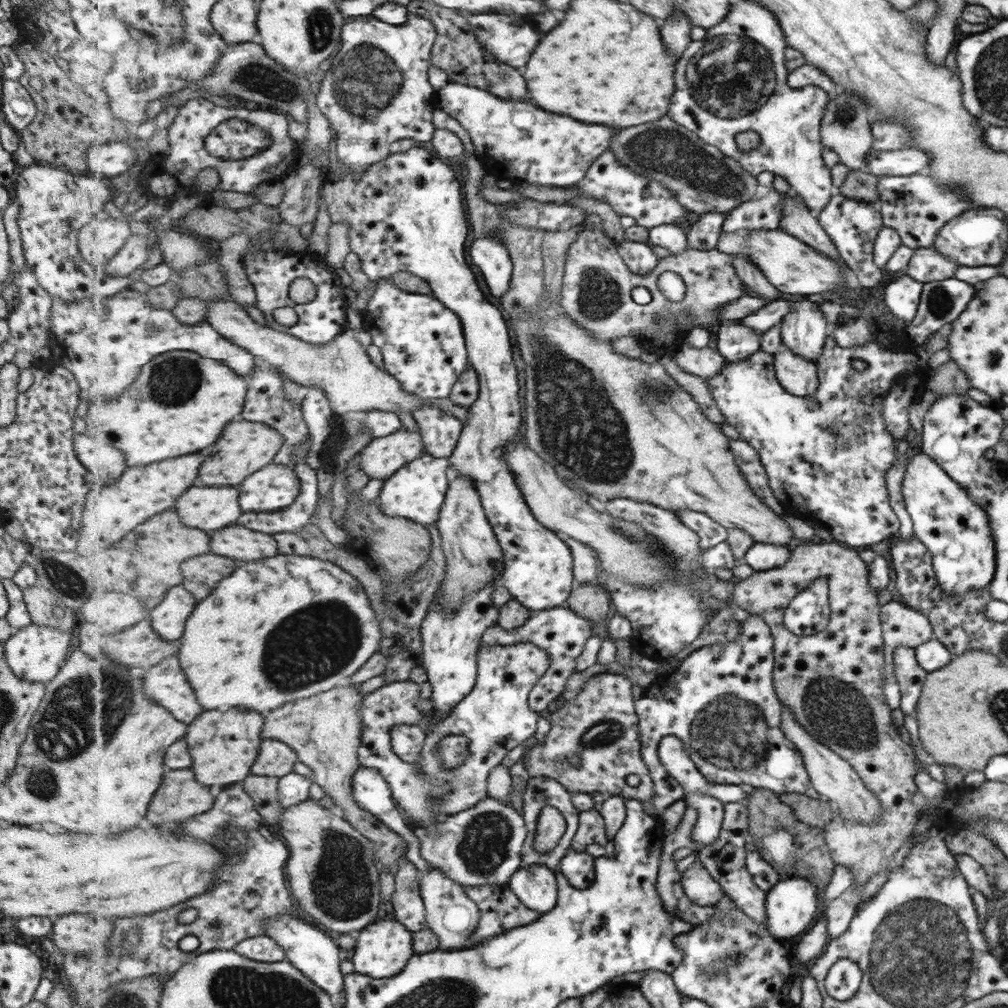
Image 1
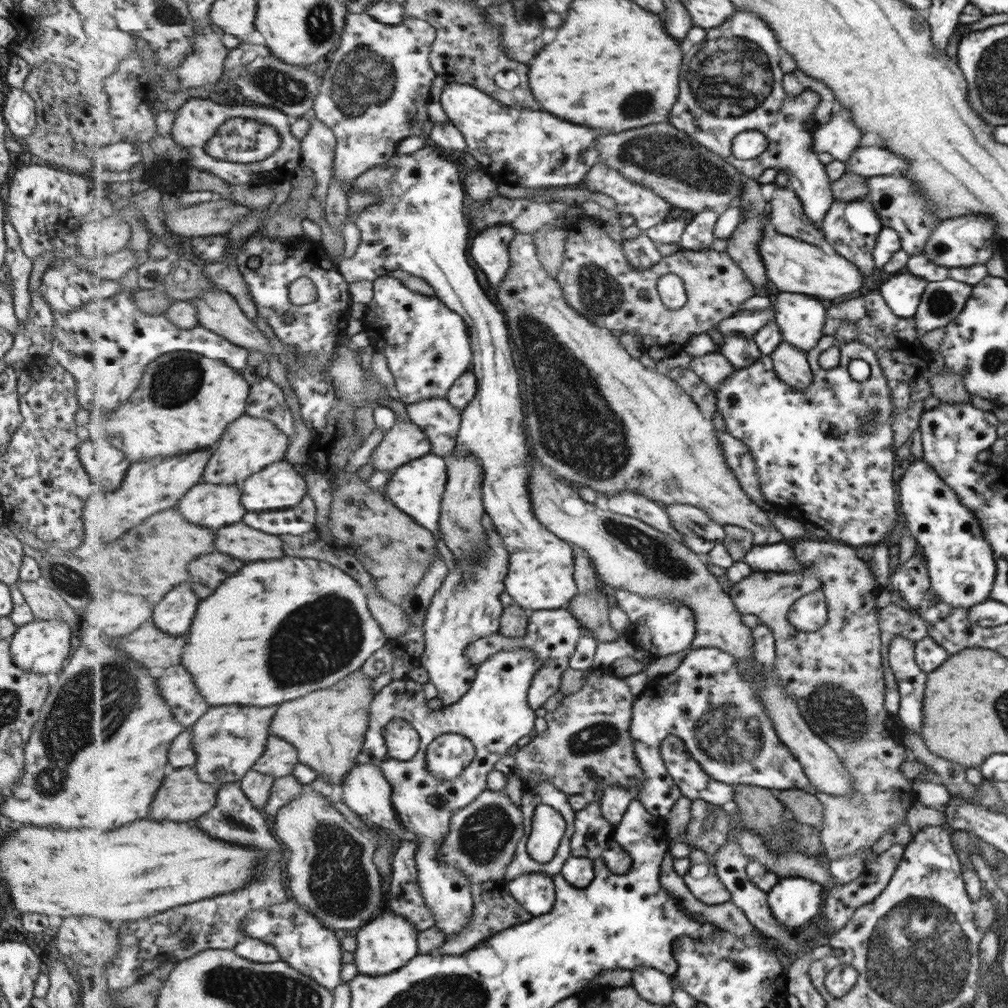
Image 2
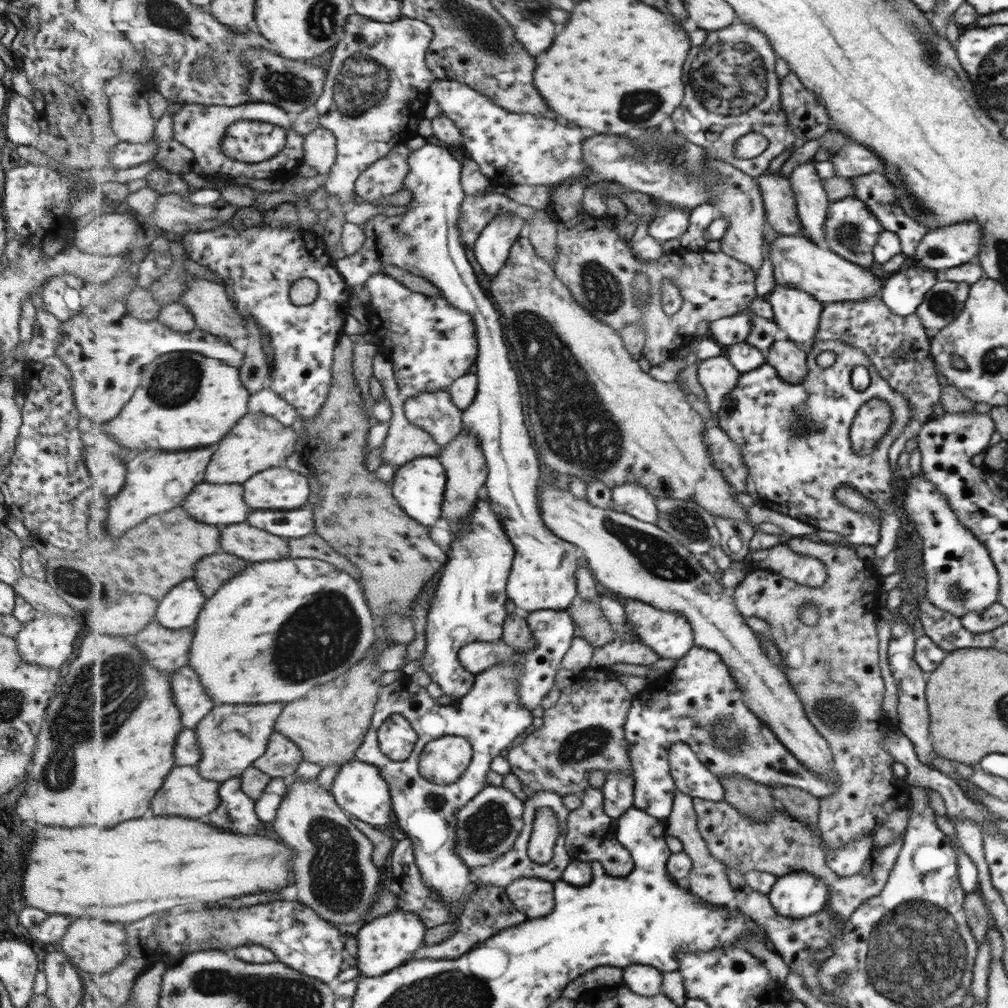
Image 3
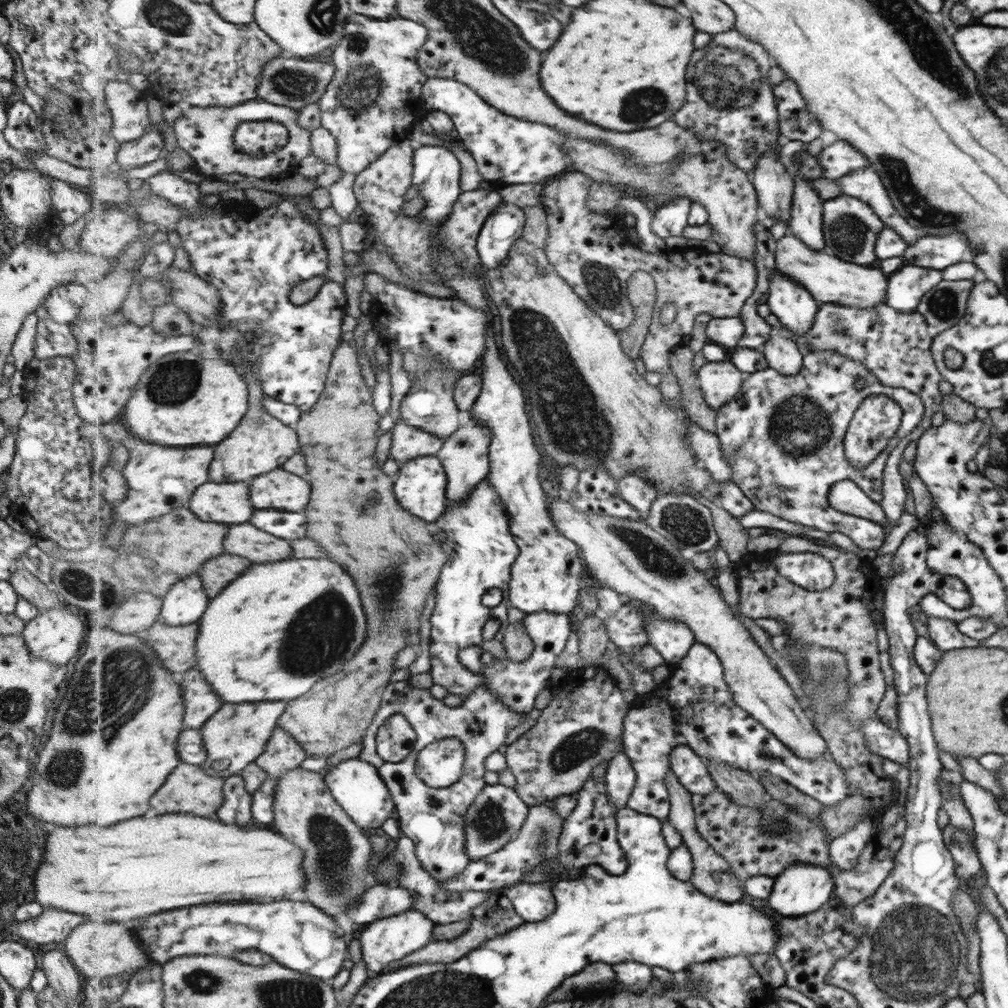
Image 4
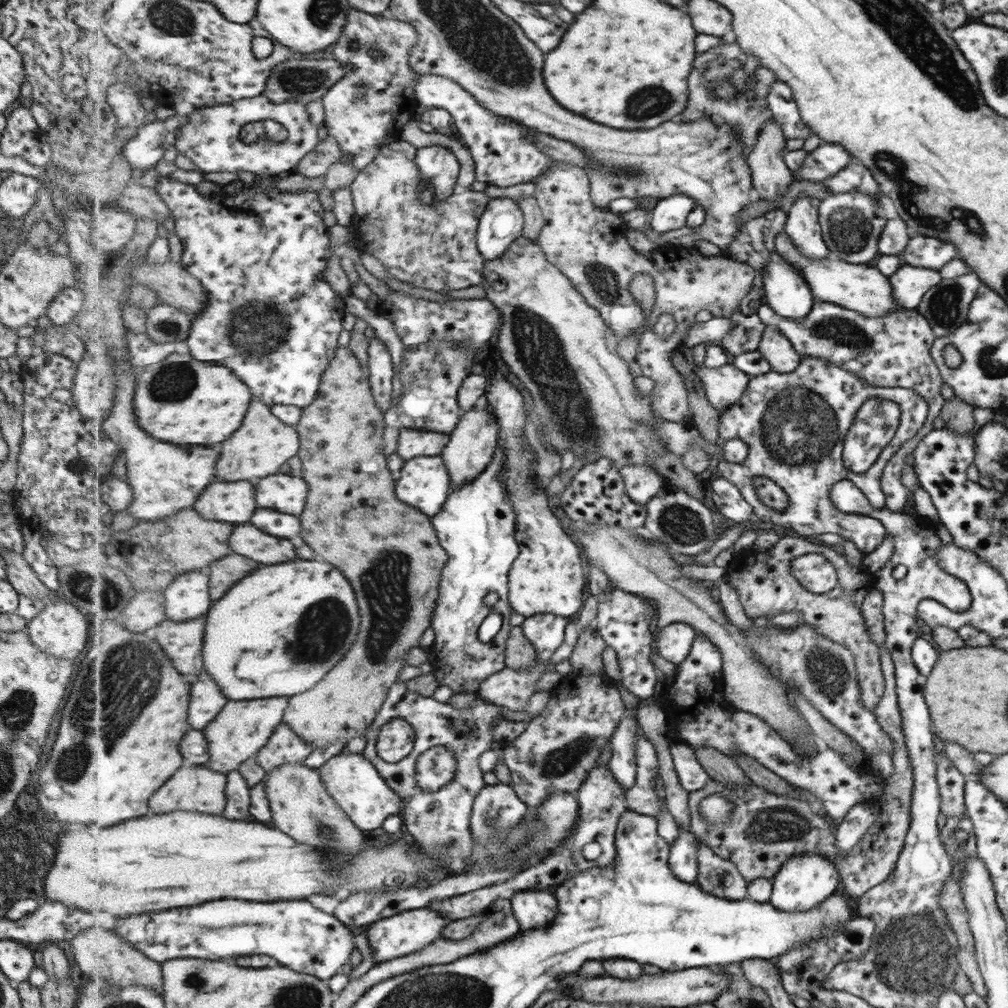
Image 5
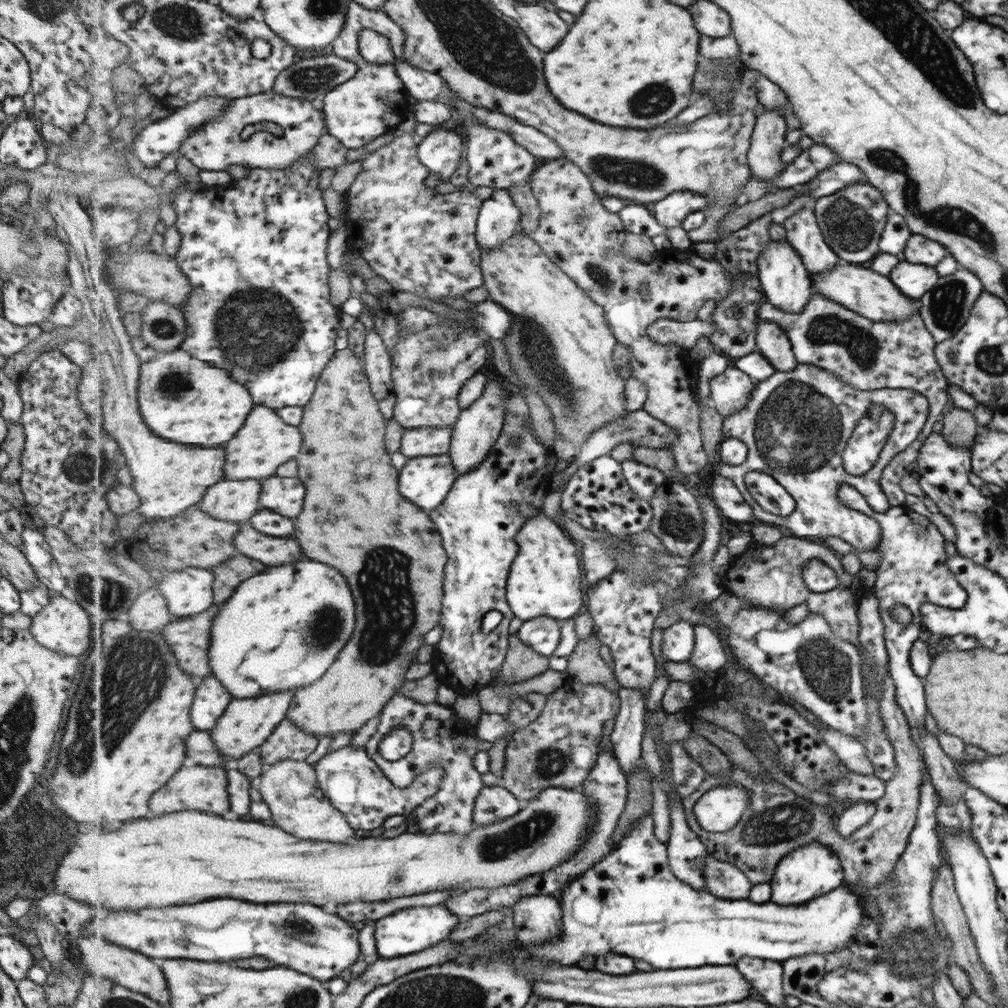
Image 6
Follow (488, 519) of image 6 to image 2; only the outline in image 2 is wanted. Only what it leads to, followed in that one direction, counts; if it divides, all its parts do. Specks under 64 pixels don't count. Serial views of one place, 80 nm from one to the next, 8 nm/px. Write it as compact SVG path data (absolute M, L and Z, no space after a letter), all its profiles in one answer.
M487 520L485 524L489 537L487 558L478 565L454 564L441 590L433 597L423 628L426 648L422 667L430 674L430 682L437 688L437 696L445 707L459 702L472 689L471 684L476 680L477 671L470 667L465 650L475 640L500 632L504 616L505 605L501 595L506 592L505 579L510 571L509 550L505 548L503 537L495 530L492 522Z

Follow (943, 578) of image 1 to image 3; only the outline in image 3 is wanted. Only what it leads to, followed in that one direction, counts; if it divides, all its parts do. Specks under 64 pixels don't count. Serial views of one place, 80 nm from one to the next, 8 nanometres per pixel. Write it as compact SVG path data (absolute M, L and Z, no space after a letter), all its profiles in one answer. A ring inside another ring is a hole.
M922 472L912 476L905 487L901 502L904 510L902 513L905 513L906 518L914 524L915 534L921 540L920 564L926 580L925 595L928 596L929 603L939 610L944 610L945 613L956 615L957 618L965 616L965 613L981 612L988 606L995 605L999 601L999 575L996 573L993 561L989 559L987 548L977 540L969 528L964 527L956 512L949 507L944 495L932 485L931 479ZM953 590L959 590L959 597L953 595Z

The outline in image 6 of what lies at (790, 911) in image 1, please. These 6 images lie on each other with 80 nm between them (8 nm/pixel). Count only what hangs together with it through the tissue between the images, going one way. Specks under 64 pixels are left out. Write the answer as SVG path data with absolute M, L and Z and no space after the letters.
M813 841L797 847L776 864L771 881L767 882L770 886L769 901L781 906L791 906L820 897L842 884L841 880L844 879L844 876L841 867L837 854L821 843Z

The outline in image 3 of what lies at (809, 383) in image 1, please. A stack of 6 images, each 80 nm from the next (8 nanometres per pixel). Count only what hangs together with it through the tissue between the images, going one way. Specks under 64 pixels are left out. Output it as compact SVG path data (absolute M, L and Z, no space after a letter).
M789 339L774 340L764 360L788 383L797 384L802 381L808 371L807 354L795 347L795 343Z

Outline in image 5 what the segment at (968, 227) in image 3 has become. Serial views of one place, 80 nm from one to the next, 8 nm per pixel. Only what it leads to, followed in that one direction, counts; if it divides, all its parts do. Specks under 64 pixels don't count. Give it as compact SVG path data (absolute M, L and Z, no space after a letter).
M911 233L905 245L903 260L905 265L920 266L939 271L948 260L958 258L952 242Z

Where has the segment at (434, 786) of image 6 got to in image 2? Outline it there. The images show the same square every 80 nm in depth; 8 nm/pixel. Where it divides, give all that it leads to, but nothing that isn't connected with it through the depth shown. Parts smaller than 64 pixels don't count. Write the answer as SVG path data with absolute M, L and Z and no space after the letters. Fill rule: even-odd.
M445 734L428 746L428 769L437 778L455 780L476 757L470 738L461 734ZM359 761L342 782L341 795L341 802L362 818L366 818L368 822L373 822L391 832L398 841L408 838L407 830L402 826L398 812L393 805L392 784L388 778L385 778L384 770L380 766Z

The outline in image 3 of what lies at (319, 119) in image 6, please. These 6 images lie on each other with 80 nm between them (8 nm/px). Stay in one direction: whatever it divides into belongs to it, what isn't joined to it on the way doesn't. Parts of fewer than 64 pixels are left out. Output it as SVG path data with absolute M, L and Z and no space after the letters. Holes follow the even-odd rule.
M253 100L251 103L242 103L240 106L210 106L187 103L174 114L172 123L174 125L175 139L194 152L195 165L198 171L212 178L217 177L223 181L232 182L239 176L247 179L270 180L276 171L283 169L283 166L291 160L302 163L305 156L305 137L299 134L294 126L294 116L272 103ZM240 120L268 121L271 124L282 126L287 131L285 140L280 145L276 155L259 163L246 163L235 160L224 153L224 136L228 133L229 127Z

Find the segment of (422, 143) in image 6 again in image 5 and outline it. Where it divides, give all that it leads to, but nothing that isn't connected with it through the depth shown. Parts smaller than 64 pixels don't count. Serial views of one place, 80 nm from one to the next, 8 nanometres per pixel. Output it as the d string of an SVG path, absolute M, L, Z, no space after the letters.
M435 144L419 148L416 161L420 166L422 180L429 182L429 188L434 189L436 198L433 203L446 201L460 190L457 186L457 176L461 164L457 155L447 146Z

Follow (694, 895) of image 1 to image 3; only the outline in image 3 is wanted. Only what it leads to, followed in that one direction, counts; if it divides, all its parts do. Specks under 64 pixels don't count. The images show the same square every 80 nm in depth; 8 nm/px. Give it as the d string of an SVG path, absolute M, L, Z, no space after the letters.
M676 789L672 798L675 804L672 808L673 814L668 817L669 834L682 840L684 851L689 854L693 861L692 872L685 881L687 887L708 903L720 907L732 906L736 900L736 889L730 881L726 864L712 855L708 842L701 834L698 826L698 814L694 807L694 798L691 798L685 792L680 792L678 789Z

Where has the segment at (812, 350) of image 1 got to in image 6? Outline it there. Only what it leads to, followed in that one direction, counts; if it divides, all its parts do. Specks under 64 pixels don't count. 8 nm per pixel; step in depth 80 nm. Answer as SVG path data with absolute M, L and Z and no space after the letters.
M786 239L767 241L757 257L757 276L767 303L781 312L799 314L813 293L813 282L808 276L799 255Z

